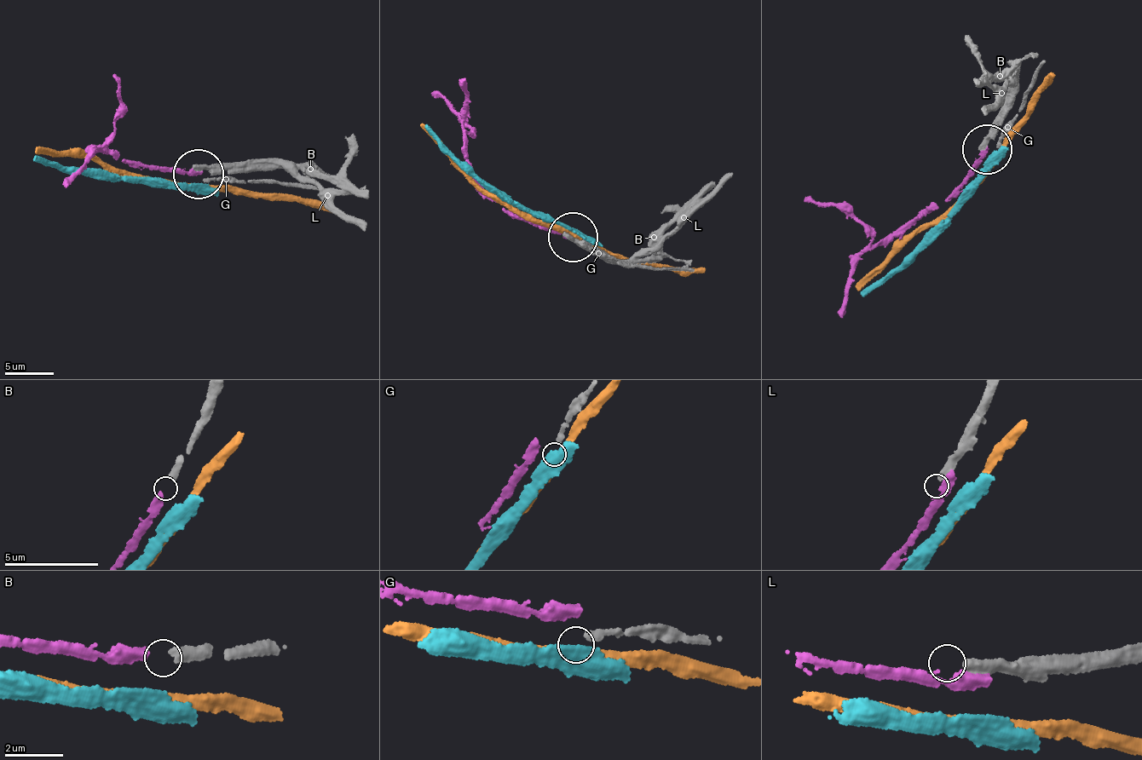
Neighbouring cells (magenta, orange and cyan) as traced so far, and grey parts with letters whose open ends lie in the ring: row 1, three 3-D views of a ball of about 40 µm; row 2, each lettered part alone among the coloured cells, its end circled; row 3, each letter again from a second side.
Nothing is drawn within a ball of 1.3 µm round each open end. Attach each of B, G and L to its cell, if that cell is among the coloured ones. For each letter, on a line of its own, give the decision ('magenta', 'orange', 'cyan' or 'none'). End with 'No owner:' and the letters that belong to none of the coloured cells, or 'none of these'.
B: magenta
G: none
L: none
No owner: G, L

